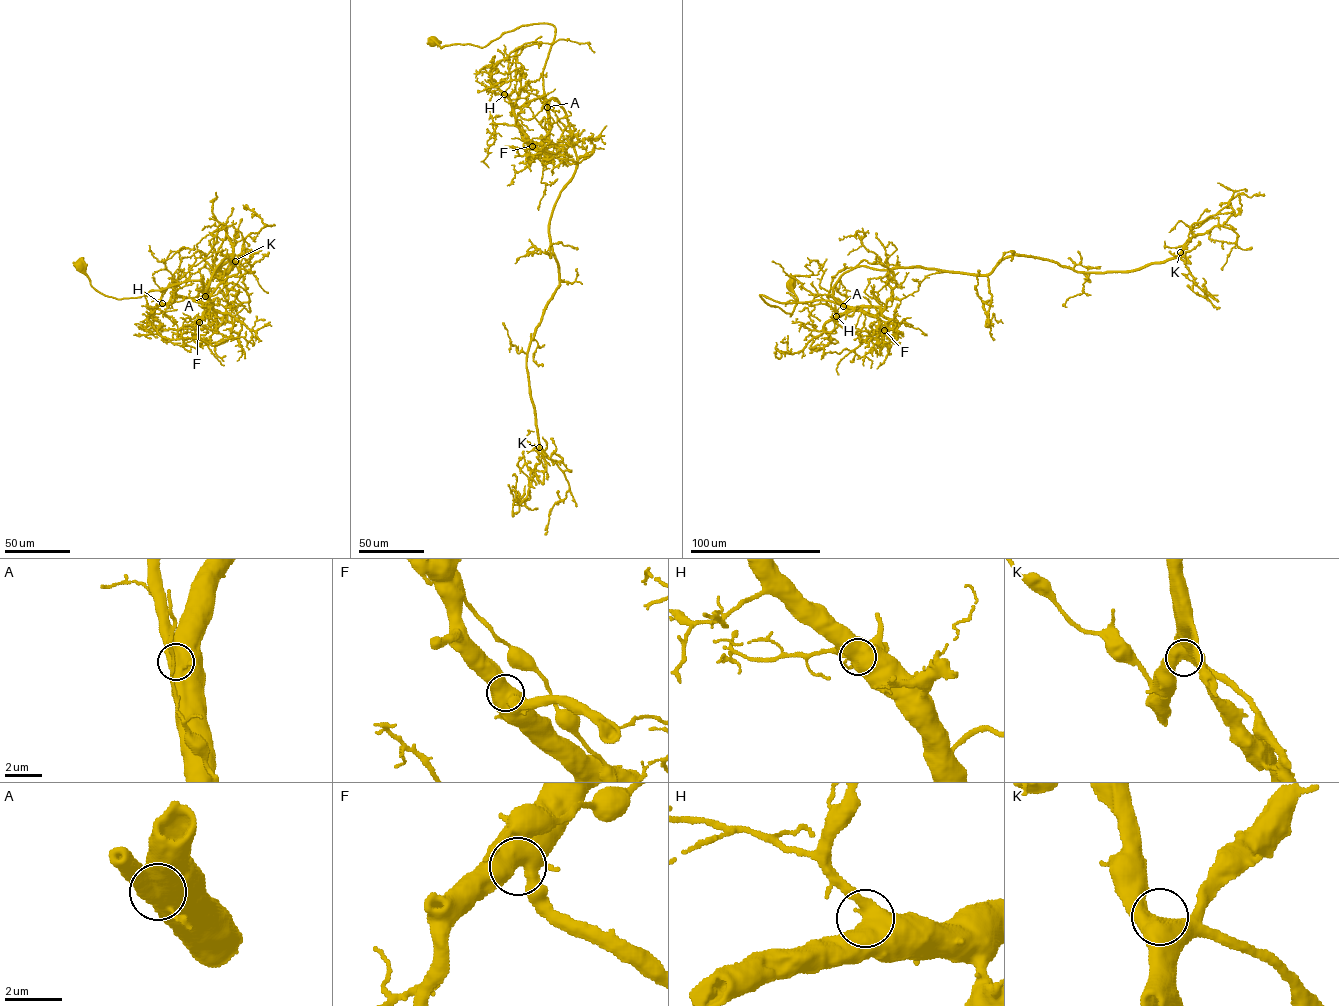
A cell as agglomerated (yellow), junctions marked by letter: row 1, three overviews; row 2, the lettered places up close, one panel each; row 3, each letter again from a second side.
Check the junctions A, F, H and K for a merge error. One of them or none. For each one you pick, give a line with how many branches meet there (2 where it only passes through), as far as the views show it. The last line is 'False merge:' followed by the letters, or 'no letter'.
False merge: no letter

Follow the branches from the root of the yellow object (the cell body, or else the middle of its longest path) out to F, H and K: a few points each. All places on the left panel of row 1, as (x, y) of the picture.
F: (79, 265), (93, 287), (118, 299), (201, 280), (201, 289), (196, 289), (211, 305), (199, 322)
H: (79, 265), (93, 287), (118, 299), (201, 280), (201, 289), (196, 289), (211, 305), (174, 297), (162, 303)
K: (79, 265), (122, 299), (190, 280), (204, 294), (235, 261)

